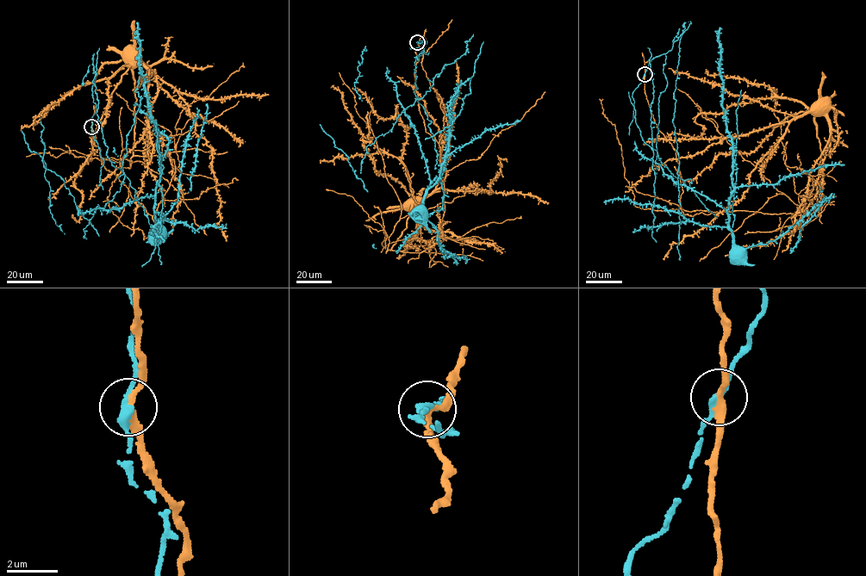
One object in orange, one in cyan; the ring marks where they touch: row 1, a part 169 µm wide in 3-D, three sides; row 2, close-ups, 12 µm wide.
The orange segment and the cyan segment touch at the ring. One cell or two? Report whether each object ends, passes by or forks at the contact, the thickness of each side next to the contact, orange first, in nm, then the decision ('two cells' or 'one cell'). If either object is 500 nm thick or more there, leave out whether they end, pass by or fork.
orange passes by; cyan passes by; calibres 280 and 280 nm; two cells

